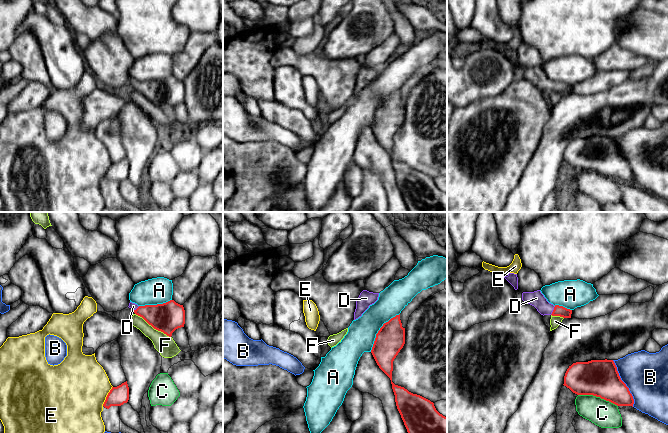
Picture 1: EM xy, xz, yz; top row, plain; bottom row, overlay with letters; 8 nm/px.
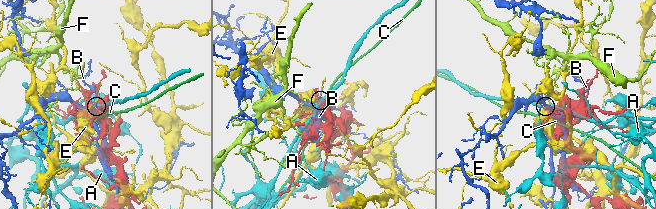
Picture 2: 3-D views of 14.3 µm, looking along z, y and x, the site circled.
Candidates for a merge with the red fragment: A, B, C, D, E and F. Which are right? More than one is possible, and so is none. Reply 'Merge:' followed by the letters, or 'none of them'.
Merge: D

